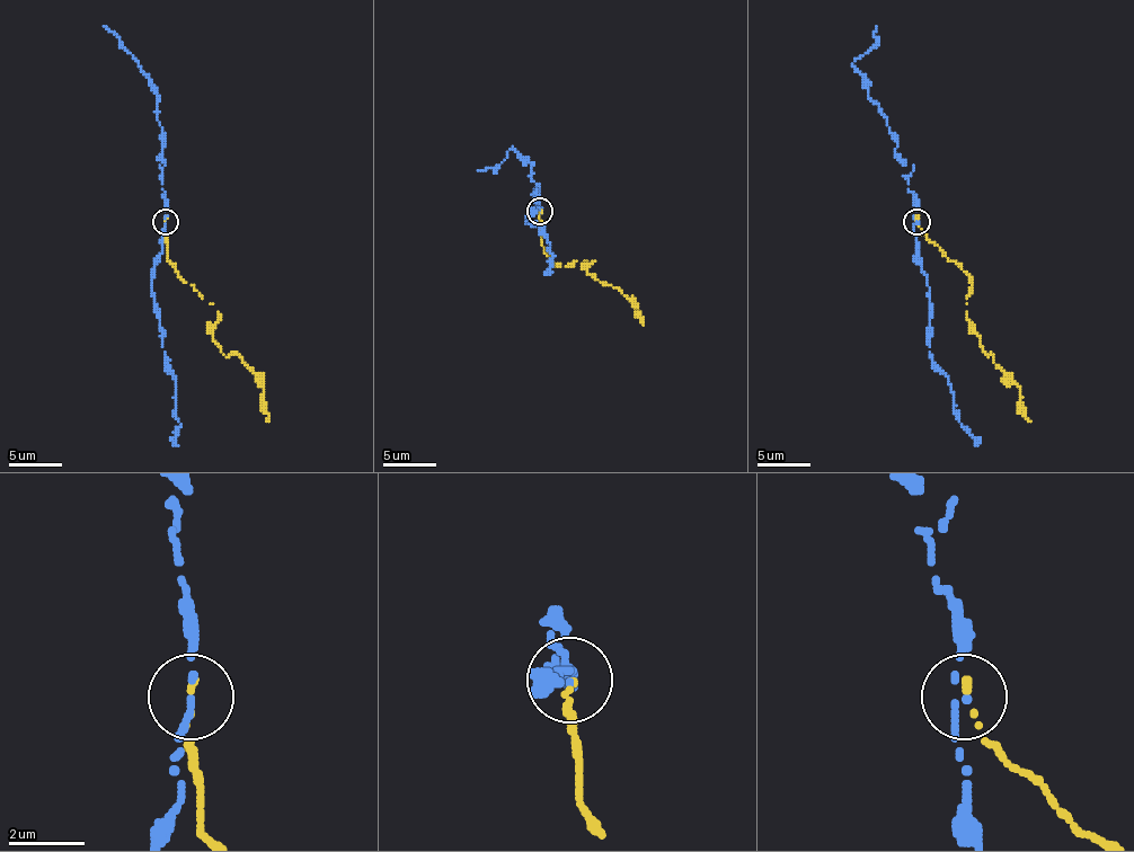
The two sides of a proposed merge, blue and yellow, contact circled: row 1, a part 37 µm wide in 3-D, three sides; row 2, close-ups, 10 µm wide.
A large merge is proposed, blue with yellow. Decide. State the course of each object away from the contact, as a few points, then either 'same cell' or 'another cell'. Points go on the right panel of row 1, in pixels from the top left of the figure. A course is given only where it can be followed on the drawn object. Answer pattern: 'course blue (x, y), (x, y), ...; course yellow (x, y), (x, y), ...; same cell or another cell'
course blue (915, 221), (915, 197), (907, 188), (913, 167), (894, 151), (897, 141), (852, 63), (876, 42), (876, 26); course yellow (915, 221), (921, 234), (969, 277), (969, 328), (988, 357), (991, 354), (1017, 387), (1020, 405), (1030, 422); another cell

